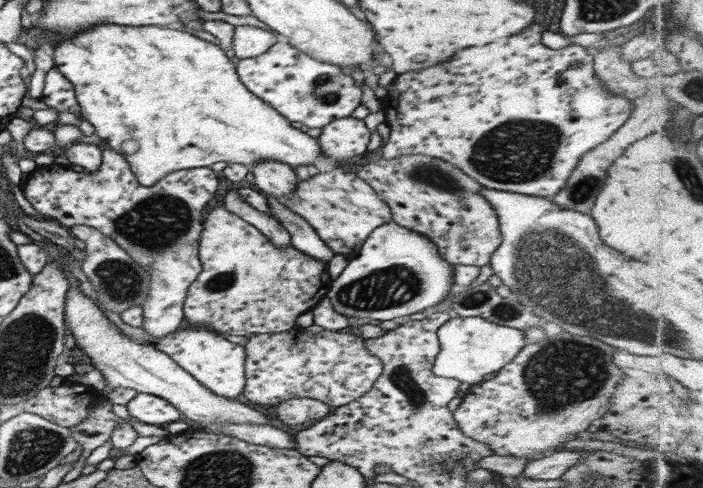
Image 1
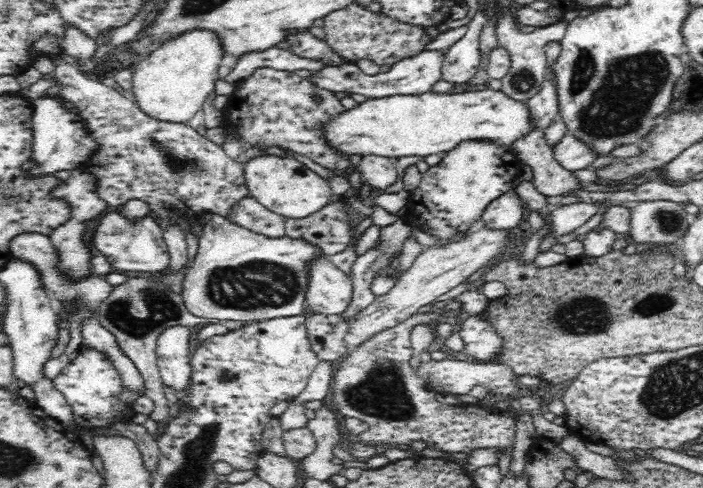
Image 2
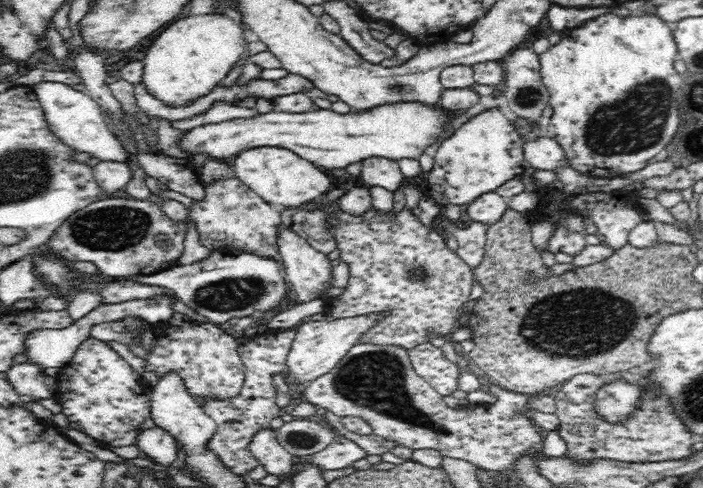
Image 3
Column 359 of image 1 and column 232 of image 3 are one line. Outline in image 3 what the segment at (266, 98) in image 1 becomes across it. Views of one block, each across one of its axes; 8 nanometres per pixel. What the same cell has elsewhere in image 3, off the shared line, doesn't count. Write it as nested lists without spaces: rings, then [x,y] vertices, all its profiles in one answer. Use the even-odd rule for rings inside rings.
[[[288,74],[284,78],[278,80],[264,80],[264,79],[252,79],[247,84],[240,85],[235,83],[233,86],[223,86],[221,84],[216,85],[206,96],[201,96],[196,100],[193,100],[187,105],[168,105],[163,103],[162,100],[150,95],[148,89],[142,83],[134,85],[134,98],[136,98],[136,104],[140,110],[141,115],[145,117],[146,120],[169,120],[174,122],[176,120],[184,120],[184,118],[194,118],[198,114],[204,114],[206,110],[212,108],[214,102],[225,102],[230,106],[240,106],[242,100],[246,100],[248,96],[250,98],[266,98],[272,101],[272,98],[276,96],[288,96],[289,94],[302,93],[306,89],[311,89],[313,84],[303,76],[298,76],[296,74]]]

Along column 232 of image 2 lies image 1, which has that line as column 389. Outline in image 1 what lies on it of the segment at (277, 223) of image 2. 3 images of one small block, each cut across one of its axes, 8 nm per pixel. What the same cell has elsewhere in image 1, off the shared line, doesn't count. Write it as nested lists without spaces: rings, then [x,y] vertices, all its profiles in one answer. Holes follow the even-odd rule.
[[[335,168],[326,173],[315,174],[308,180],[300,180],[297,189],[286,198],[280,198],[280,202],[286,205],[293,213],[299,214],[314,230],[318,236],[331,248],[333,254],[344,254],[351,257],[355,254],[363,242],[369,238],[375,228],[382,224],[388,224],[393,220],[392,211],[378,193],[362,180],[355,172]]]

